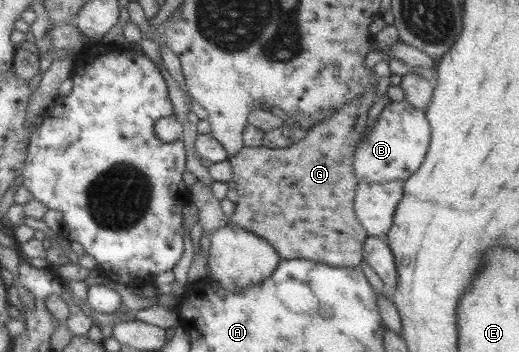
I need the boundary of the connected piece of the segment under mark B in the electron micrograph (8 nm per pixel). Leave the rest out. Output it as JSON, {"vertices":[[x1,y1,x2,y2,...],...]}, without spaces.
{"vertices":[[406,100,389,101,374,121,368,134,363,133,352,158,357,181,384,183,408,179,420,167,430,141,430,126,425,112,412,107]]}

